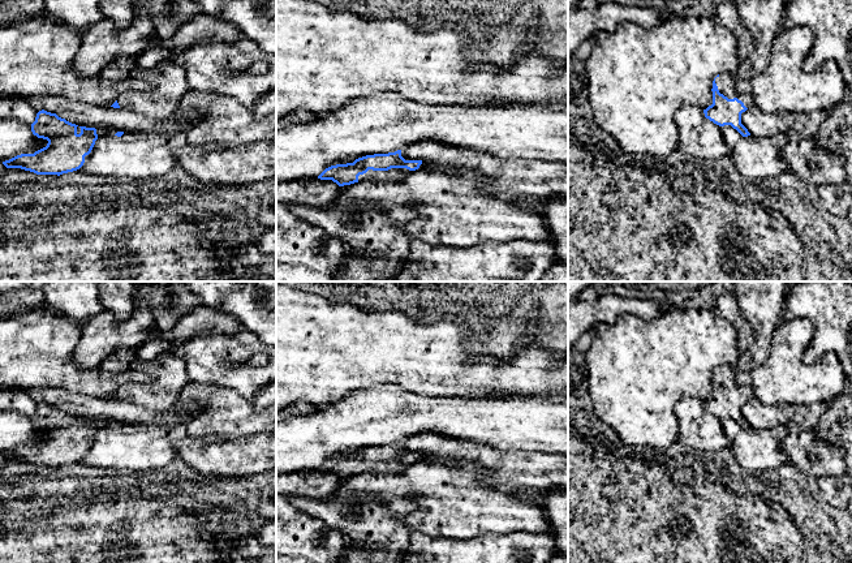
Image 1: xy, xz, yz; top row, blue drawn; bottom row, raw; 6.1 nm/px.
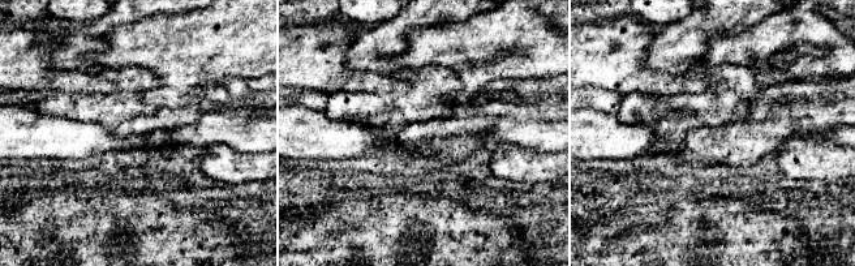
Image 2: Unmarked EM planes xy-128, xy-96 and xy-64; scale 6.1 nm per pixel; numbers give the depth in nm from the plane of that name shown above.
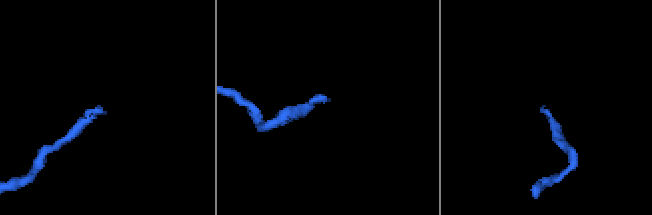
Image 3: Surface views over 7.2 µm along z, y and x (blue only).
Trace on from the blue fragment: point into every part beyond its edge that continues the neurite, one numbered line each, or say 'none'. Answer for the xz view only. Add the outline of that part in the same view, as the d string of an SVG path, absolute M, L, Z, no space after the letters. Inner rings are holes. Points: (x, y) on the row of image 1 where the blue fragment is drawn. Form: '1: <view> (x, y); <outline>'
1: xz (394, 173); M391 168L388 171L369 169L366 173L358 176L358 182L360 181L388 182L399 179L400 179L400 168Z

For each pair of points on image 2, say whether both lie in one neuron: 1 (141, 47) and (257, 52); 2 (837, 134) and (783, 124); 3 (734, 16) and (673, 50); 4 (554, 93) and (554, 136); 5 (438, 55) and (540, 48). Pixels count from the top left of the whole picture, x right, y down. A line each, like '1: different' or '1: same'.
1: same
2: different
3: same
4: different
5: same

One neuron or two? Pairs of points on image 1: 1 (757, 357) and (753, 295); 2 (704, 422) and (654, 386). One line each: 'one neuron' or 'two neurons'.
1: one neuron
2: two neurons

